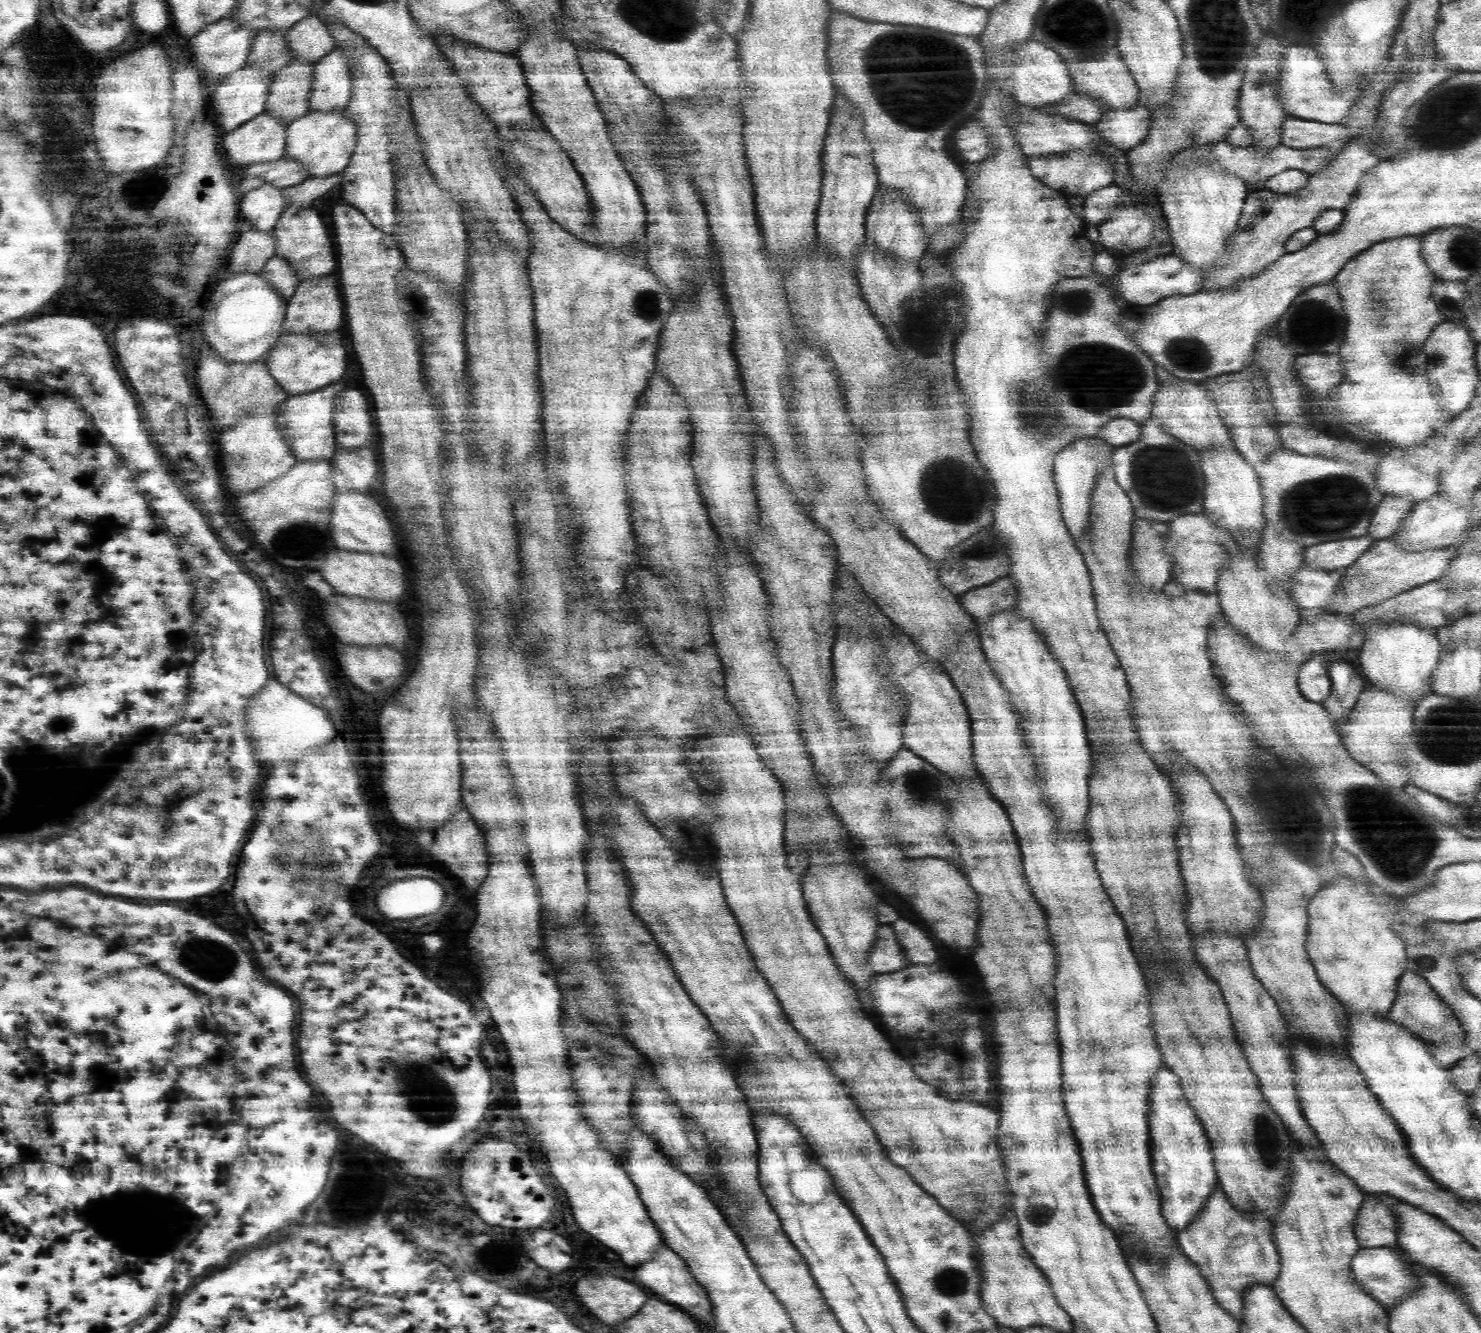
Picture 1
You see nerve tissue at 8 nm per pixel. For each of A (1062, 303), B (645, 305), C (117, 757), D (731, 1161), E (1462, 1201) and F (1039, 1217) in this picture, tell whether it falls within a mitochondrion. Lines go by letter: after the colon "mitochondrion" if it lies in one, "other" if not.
A: mitochondrion
B: mitochondrion
C: other
D: mitochondrion
E: other
F: mitochondrion

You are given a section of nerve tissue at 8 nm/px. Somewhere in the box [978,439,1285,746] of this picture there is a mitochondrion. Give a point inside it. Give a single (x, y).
(1162, 479)

